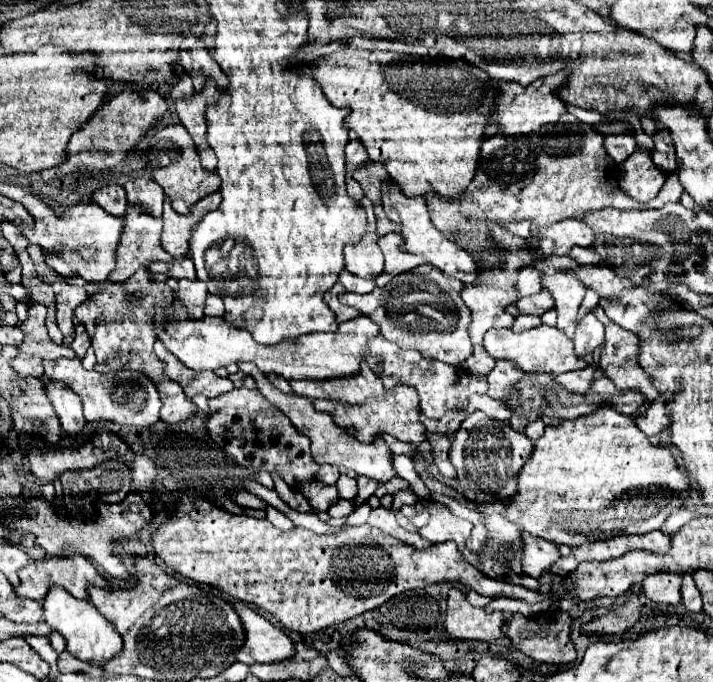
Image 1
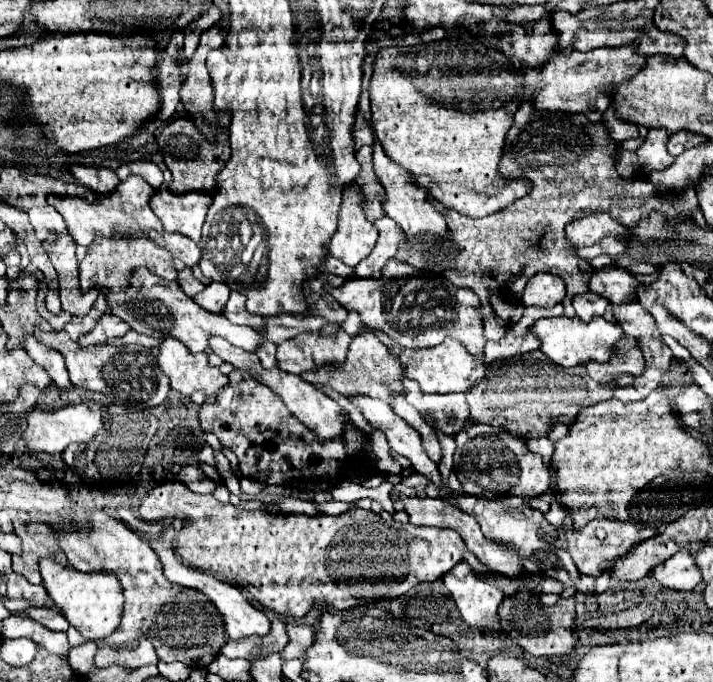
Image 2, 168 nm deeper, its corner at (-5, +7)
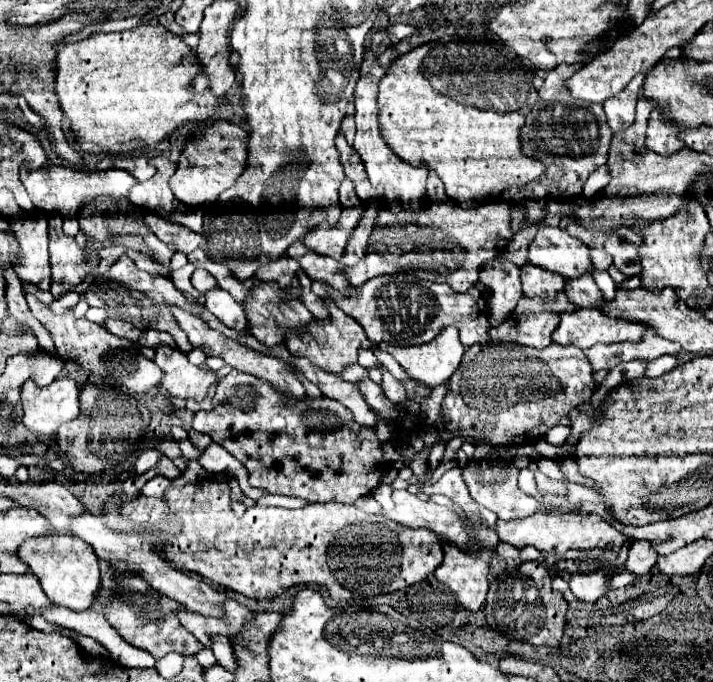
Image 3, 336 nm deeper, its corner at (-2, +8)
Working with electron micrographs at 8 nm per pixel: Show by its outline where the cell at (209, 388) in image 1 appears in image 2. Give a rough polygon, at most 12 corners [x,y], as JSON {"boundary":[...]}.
{"boundary":[[160,349],[160,367],[182,395],[216,395],[228,377],[204,353]]}

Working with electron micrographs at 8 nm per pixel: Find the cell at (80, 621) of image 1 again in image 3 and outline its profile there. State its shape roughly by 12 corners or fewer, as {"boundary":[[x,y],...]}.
{"boundary":[[77,536],[29,538],[19,558],[51,602],[87,610],[99,560]]}

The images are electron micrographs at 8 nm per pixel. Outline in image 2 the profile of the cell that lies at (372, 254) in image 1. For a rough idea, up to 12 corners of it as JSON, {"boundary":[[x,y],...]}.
{"boundary":[[356,209],[326,243],[332,257],[356,267],[374,247],[378,231]]}

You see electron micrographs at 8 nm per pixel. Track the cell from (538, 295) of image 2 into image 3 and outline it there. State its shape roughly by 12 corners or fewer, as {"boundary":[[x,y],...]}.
{"boundary":[[531,264],[521,268],[523,294],[553,298],[565,278]]}

